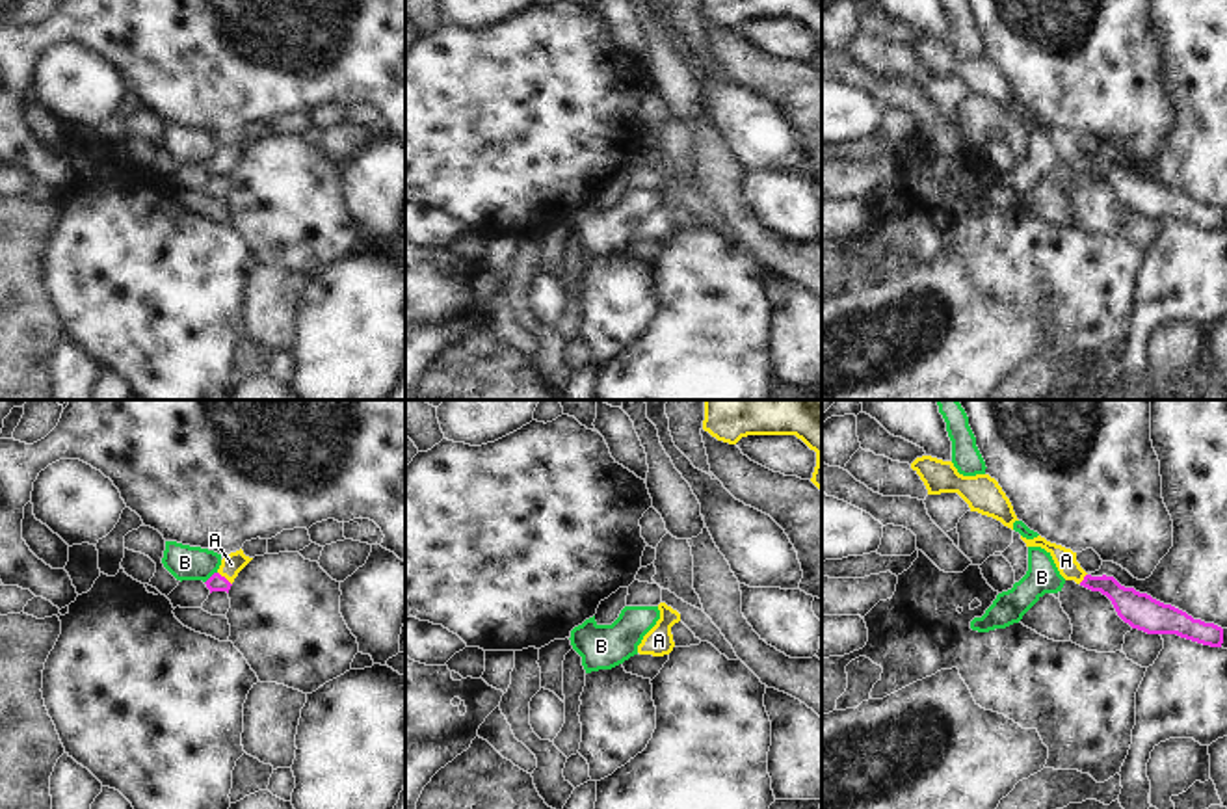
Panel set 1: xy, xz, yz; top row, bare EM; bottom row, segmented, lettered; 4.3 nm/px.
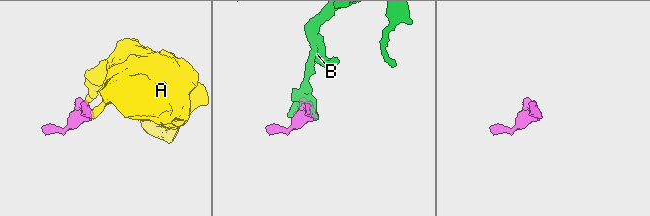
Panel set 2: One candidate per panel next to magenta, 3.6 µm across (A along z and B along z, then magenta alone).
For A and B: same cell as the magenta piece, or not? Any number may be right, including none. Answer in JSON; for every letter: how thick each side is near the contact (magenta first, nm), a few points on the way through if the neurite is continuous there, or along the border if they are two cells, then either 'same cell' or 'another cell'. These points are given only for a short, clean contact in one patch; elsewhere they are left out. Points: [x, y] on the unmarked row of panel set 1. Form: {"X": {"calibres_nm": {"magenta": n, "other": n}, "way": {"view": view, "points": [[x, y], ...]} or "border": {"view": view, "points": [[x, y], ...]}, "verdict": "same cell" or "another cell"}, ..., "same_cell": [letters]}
{"A": {"calibres_nm": {"magenta": 80, "other": 90}, "way": {"view": "xy", "points": [[216, 166], [225, 162], [231, 147]]}, "verdict": "same cell"}, "B": {"calibres_nm": {"magenta": 80, "other": 150}, "border": {"view": "xy", "points": [[216, 155], [205, 166]]}, "verdict": "another cell"}, "same_cell": ["A"]}

